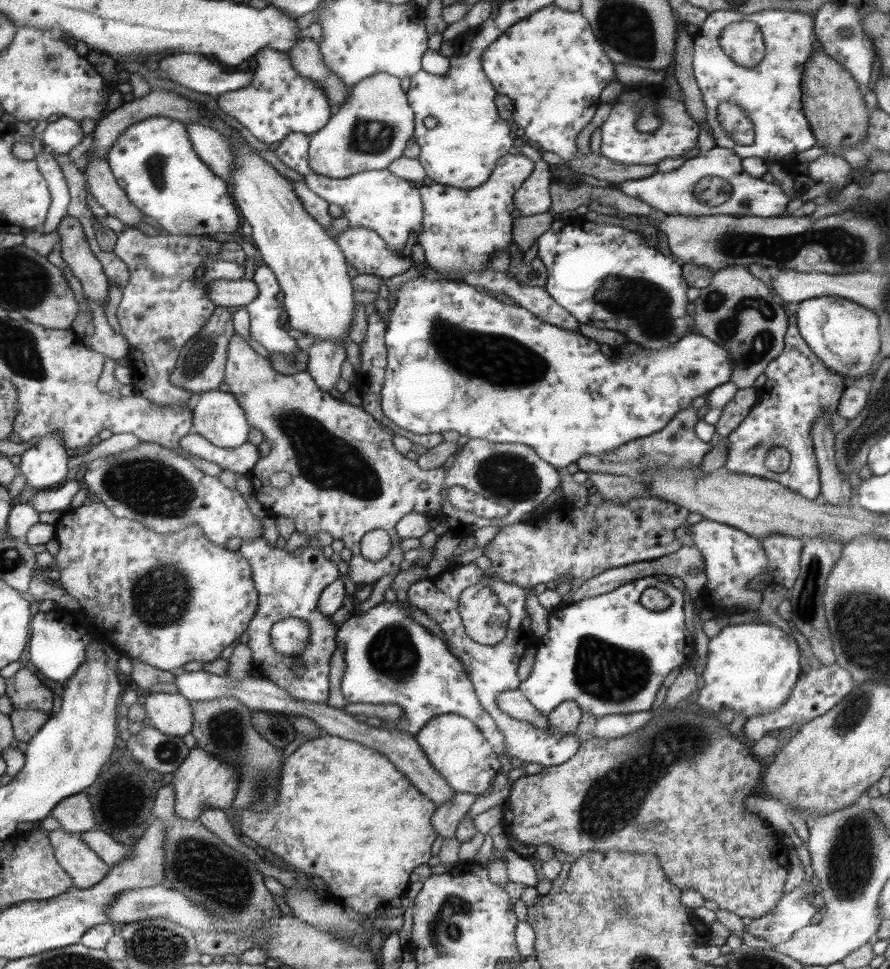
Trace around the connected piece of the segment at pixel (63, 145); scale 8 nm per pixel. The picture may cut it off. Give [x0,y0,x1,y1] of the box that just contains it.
[42,117,86,154]

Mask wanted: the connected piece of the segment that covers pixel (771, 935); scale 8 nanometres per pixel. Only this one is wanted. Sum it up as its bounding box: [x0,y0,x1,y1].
[747,887,818,945]

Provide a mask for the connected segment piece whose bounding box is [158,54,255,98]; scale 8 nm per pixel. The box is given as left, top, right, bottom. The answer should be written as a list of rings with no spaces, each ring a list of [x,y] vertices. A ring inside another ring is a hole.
[[[174,54],[160,60],[158,66],[168,80],[214,98],[251,85],[255,73],[225,72],[218,62],[212,63],[212,58],[203,54]]]

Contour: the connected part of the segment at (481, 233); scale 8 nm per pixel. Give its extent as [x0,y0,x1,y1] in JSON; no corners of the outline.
[418,154,533,273]

